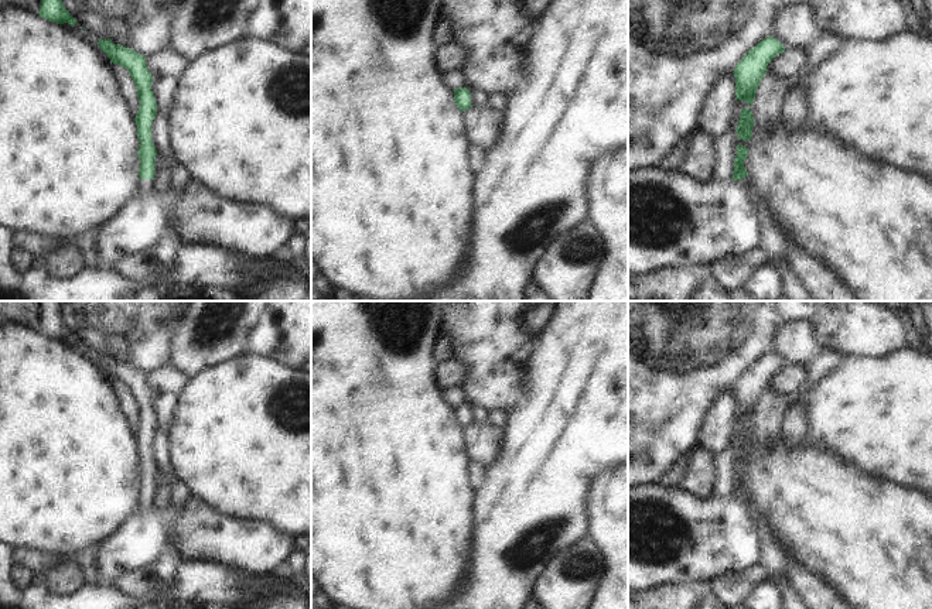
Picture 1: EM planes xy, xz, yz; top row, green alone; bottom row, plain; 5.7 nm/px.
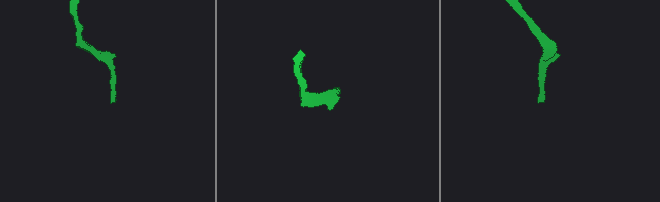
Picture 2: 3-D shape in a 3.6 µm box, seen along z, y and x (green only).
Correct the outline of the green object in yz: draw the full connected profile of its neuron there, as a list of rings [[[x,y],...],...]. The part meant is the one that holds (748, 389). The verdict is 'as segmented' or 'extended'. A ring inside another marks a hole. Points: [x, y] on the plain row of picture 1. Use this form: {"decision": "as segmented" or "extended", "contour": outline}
{"decision": "as segmented", "contour": [[[772,352],[751,365],[734,386],[735,415],[752,422],[761,396],[767,390],[768,380],[786,365]]]}

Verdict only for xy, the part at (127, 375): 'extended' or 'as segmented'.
extended

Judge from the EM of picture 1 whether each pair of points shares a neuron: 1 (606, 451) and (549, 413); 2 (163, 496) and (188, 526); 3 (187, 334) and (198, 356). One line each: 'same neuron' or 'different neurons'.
1: same neuron
2: different neurons
3: same neuron

